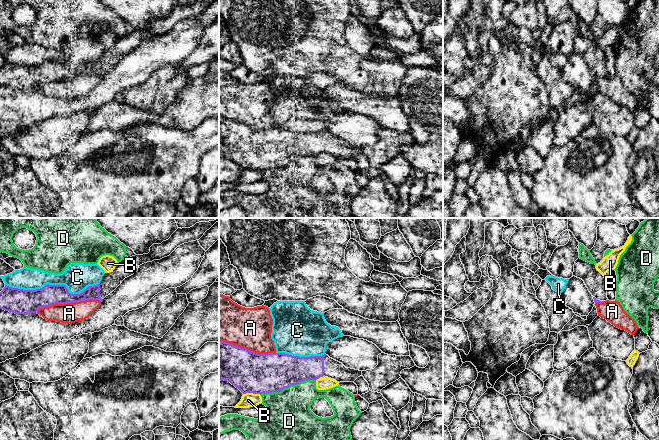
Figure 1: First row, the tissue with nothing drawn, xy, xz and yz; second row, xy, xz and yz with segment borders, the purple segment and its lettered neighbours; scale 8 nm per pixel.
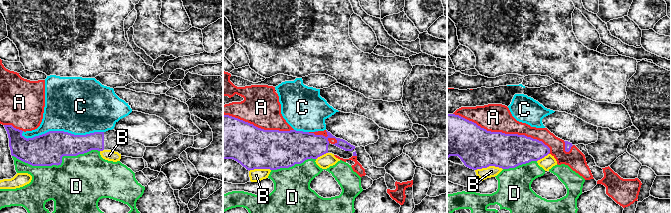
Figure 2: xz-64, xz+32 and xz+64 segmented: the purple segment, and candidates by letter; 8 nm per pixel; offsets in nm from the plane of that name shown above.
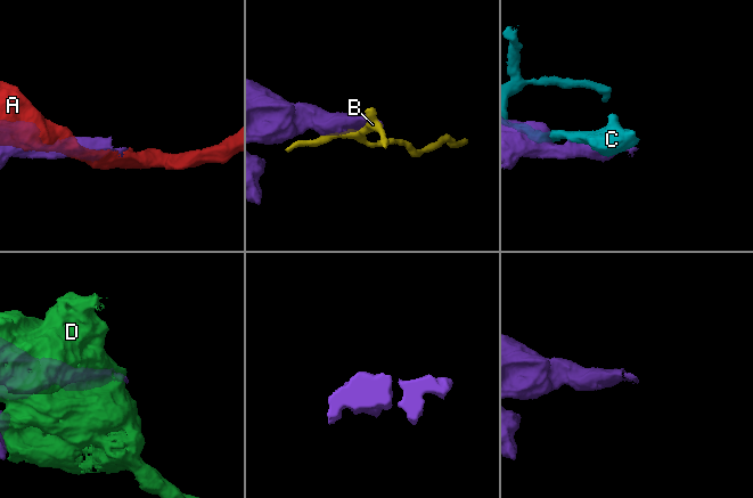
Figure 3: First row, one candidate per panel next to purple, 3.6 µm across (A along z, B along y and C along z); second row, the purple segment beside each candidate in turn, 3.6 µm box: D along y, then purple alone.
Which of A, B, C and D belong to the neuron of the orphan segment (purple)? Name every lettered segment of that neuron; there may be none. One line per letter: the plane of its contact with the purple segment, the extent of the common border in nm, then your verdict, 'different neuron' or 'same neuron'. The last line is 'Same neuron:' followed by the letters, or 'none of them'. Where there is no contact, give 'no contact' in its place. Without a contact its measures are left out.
A: contact in xy; length 500 nm; different neuron
B: contact in xz; length 140 nm; different neuron
C: contact in xy; length 750 nm; different neuron
D: contact in xz; length 460 nm; different neuron
Same neuron: none of them

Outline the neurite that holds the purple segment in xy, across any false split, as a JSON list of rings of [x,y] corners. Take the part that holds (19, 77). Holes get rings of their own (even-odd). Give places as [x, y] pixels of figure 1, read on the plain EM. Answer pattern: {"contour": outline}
{"contour": [[[195,0],[190,4],[178,4],[161,20],[153,20],[150,28],[126,33],[115,45],[105,49],[99,60],[87,63],[80,70],[71,70],[65,61],[45,61],[41,65],[24,66],[7,61],[0,68],[0,85],[15,90],[37,89],[39,84],[53,80],[67,80],[86,76],[100,78],[112,69],[122,57],[138,47],[140,41],[169,32],[178,22],[199,16],[214,0]]]}

